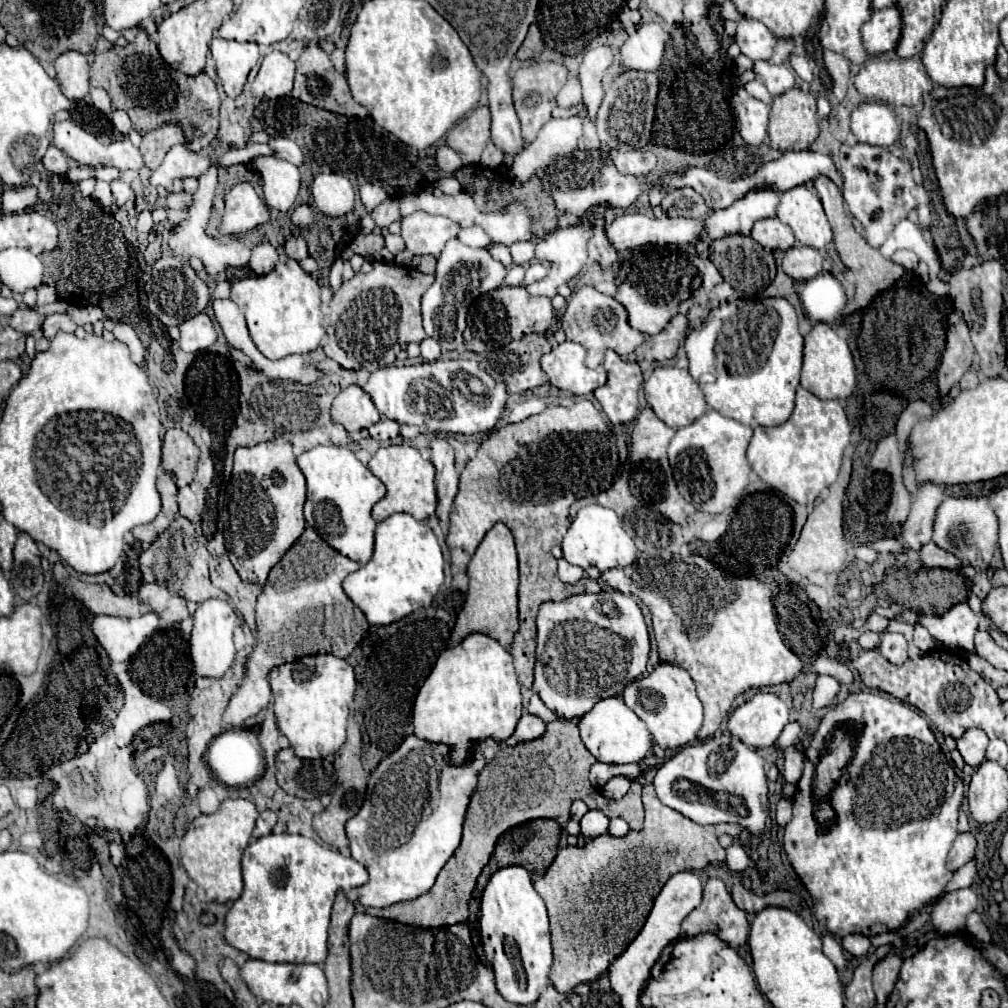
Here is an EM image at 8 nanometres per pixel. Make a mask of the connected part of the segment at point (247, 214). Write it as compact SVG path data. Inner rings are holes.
M236 184L226 194L226 212L220 224L222 234L240 234L248 232L258 224L268 222L268 206L254 192L250 184Z

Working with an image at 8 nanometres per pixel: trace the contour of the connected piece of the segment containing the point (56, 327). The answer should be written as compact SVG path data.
M52 314L52 316L46 316L44 324L42 324L42 332L44 332L44 338L52 340L58 332L74 332L78 326L68 318L68 316L62 316L62 314Z

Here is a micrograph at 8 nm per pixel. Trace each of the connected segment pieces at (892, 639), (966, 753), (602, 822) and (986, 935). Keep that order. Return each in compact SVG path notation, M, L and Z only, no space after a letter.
M882 634L878 648L892 664L904 664L908 660L908 642L902 634Z
M970 728L964 732L964 736L958 738L958 750L960 750L964 762L972 768L976 768L984 762L986 746L988 746L988 736L980 728Z
M590 810L584 814L580 826L582 826L582 834L586 838L596 838L596 836L602 836L608 832L608 824L610 824L610 818L598 810Z
M972 912L972 914L968 916L966 932L968 932L972 938L978 938L978 940L982 940L982 942L990 942L990 932L988 932L988 928L982 924L982 918L978 916L978 912Z

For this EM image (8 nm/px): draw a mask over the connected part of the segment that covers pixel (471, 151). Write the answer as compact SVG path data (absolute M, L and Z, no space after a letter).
M486 106L476 108L466 118L462 118L446 138L446 144L462 156L464 166L474 166L480 162L484 146L490 142L490 110Z

